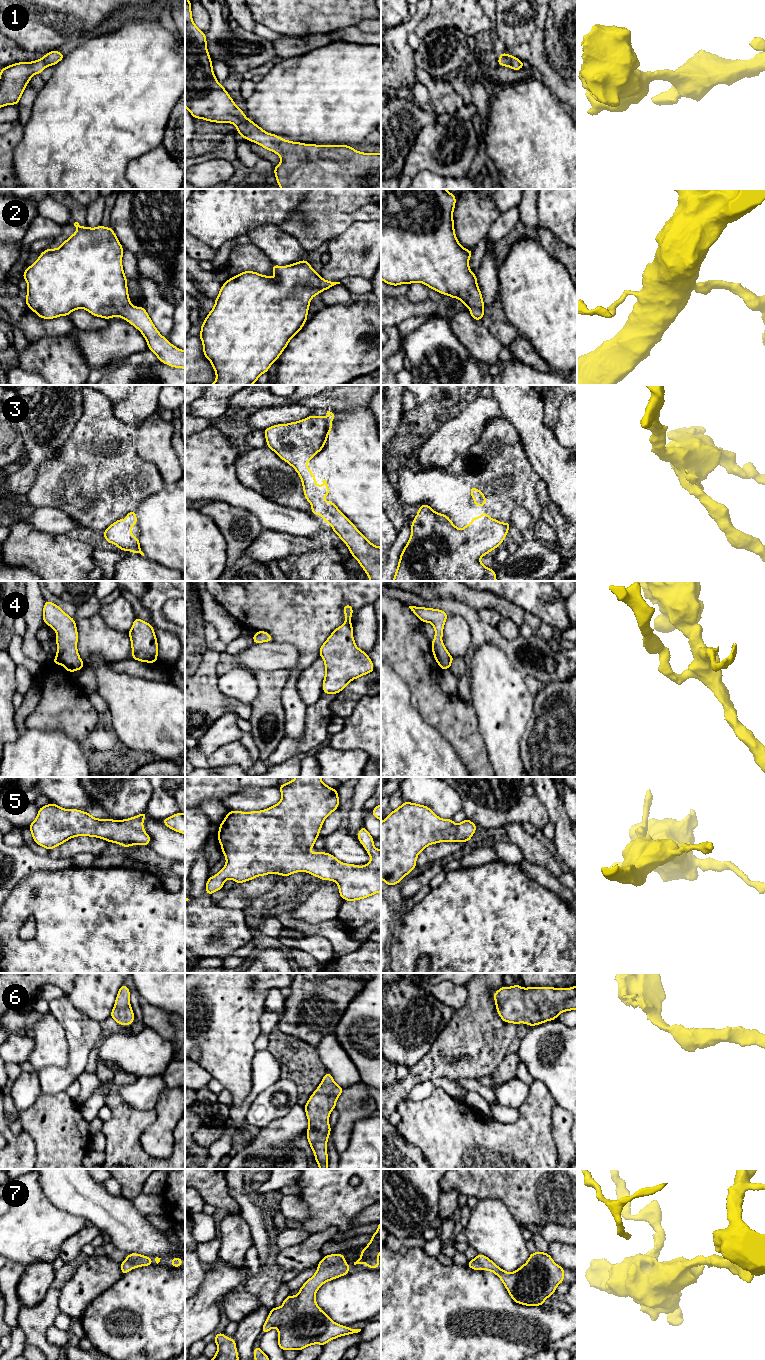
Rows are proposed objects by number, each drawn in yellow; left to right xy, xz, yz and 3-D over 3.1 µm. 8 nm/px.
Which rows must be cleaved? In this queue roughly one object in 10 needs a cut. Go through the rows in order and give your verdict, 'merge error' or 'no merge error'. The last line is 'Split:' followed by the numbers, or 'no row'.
1: no merge error
2: no merge error
3: no merge error
4: no merge error
5: no merge error
6: no merge error
7: no merge error
Split: no row

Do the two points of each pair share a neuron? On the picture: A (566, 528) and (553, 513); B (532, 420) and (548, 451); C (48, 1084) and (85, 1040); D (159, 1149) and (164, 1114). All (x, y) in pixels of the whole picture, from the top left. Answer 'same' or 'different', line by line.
A: same
B: same
C: same
D: same

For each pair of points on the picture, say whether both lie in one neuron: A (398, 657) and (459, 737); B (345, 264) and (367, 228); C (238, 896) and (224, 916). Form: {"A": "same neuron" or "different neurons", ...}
{"A": "same neuron", "B": "same neuron", "C": "different neurons"}

